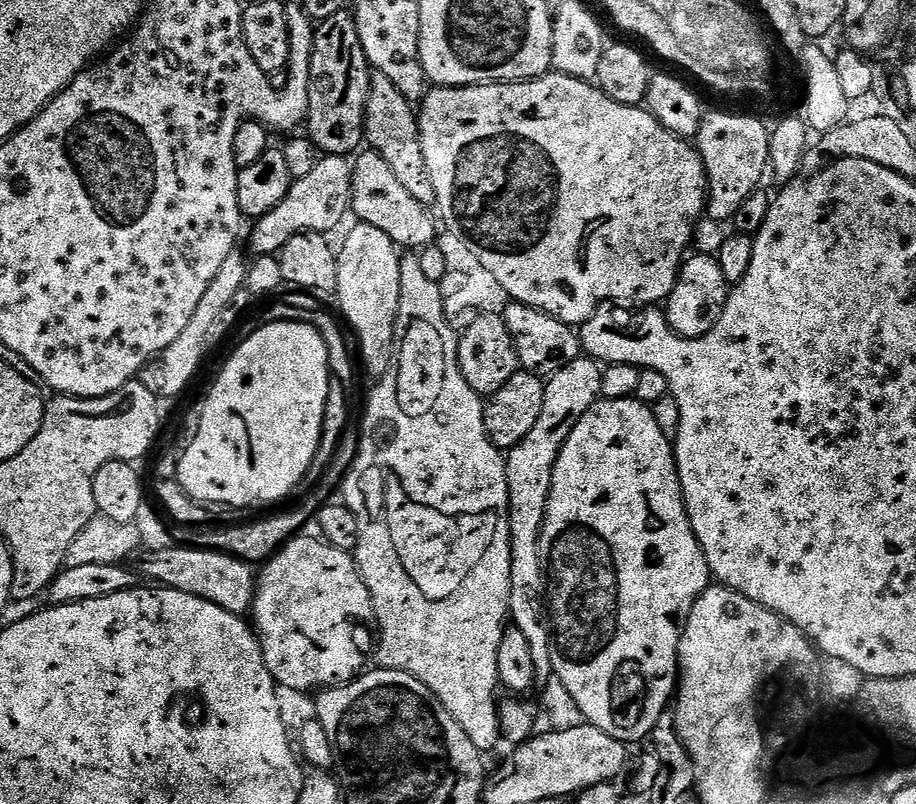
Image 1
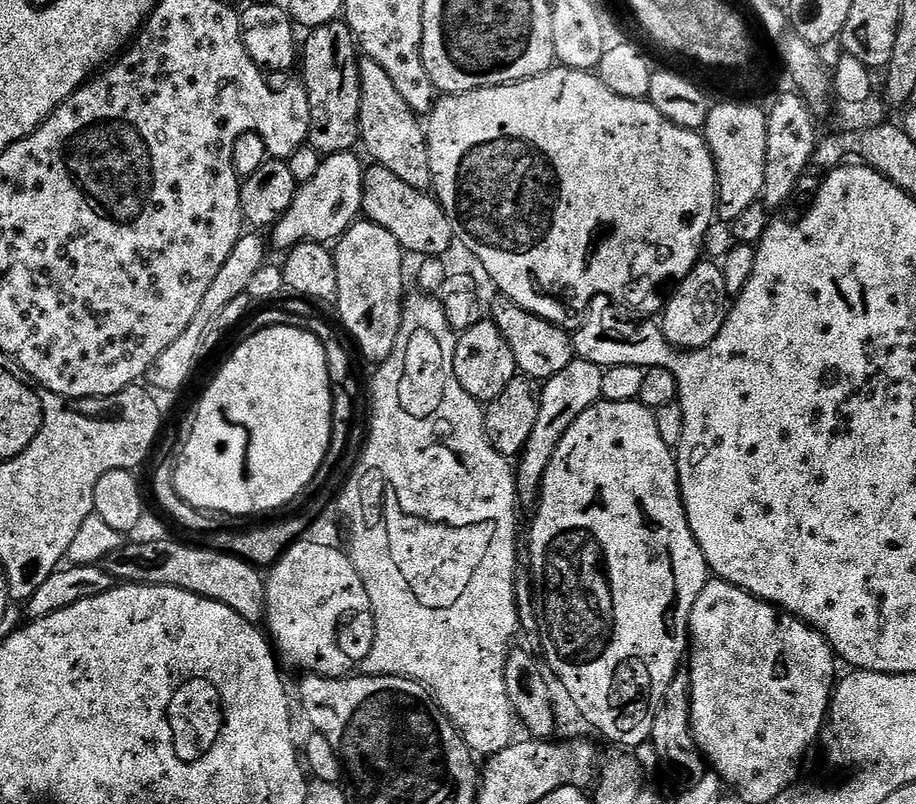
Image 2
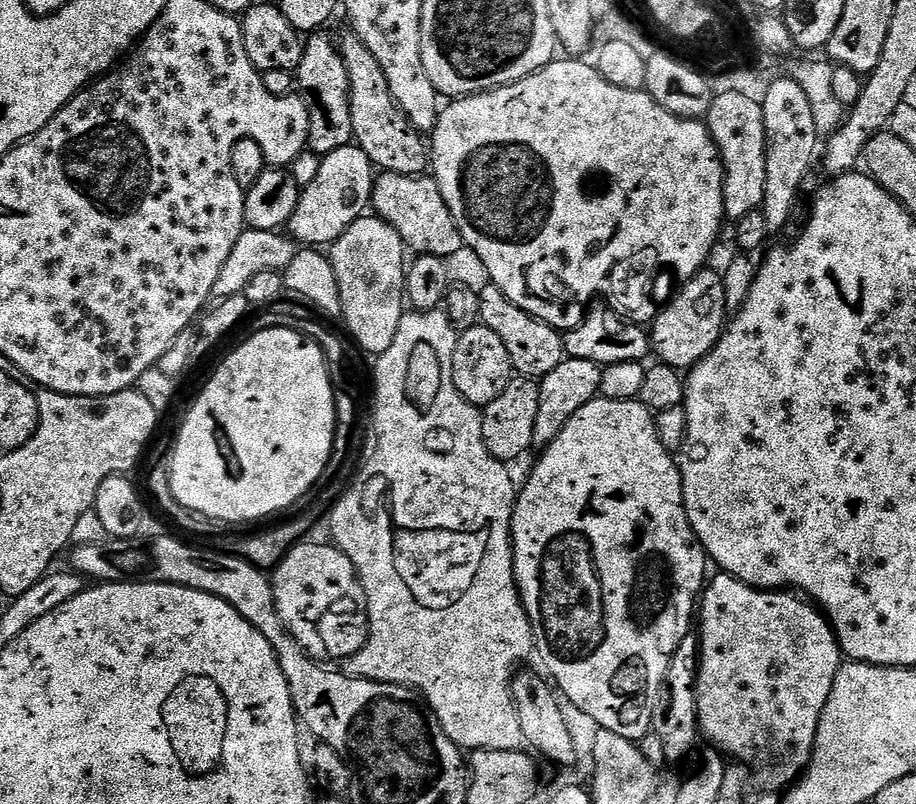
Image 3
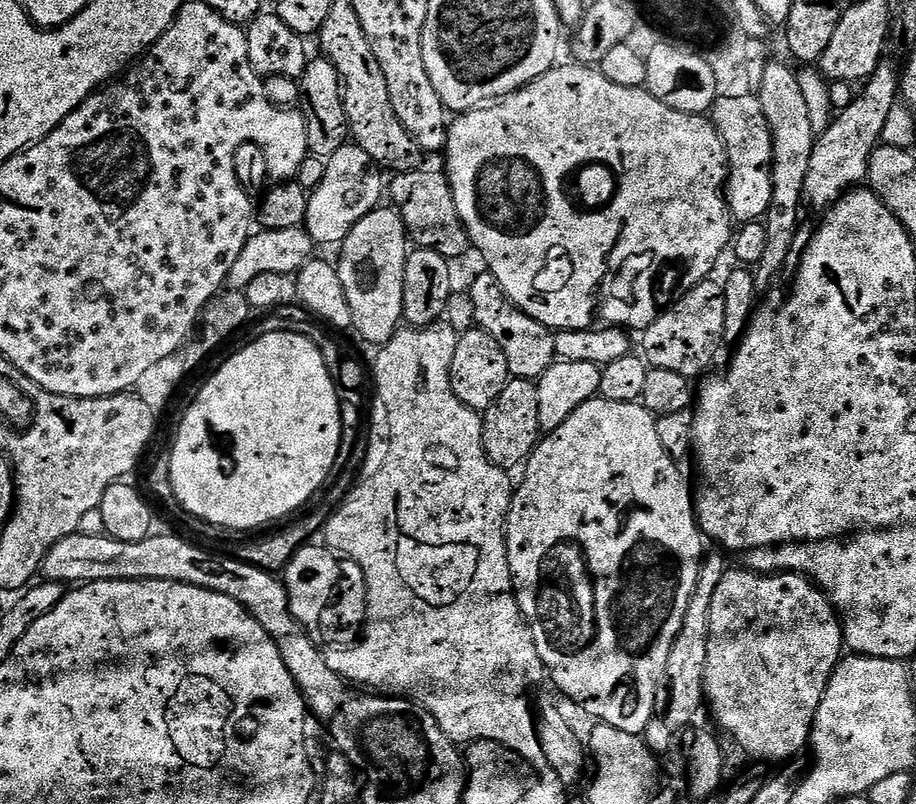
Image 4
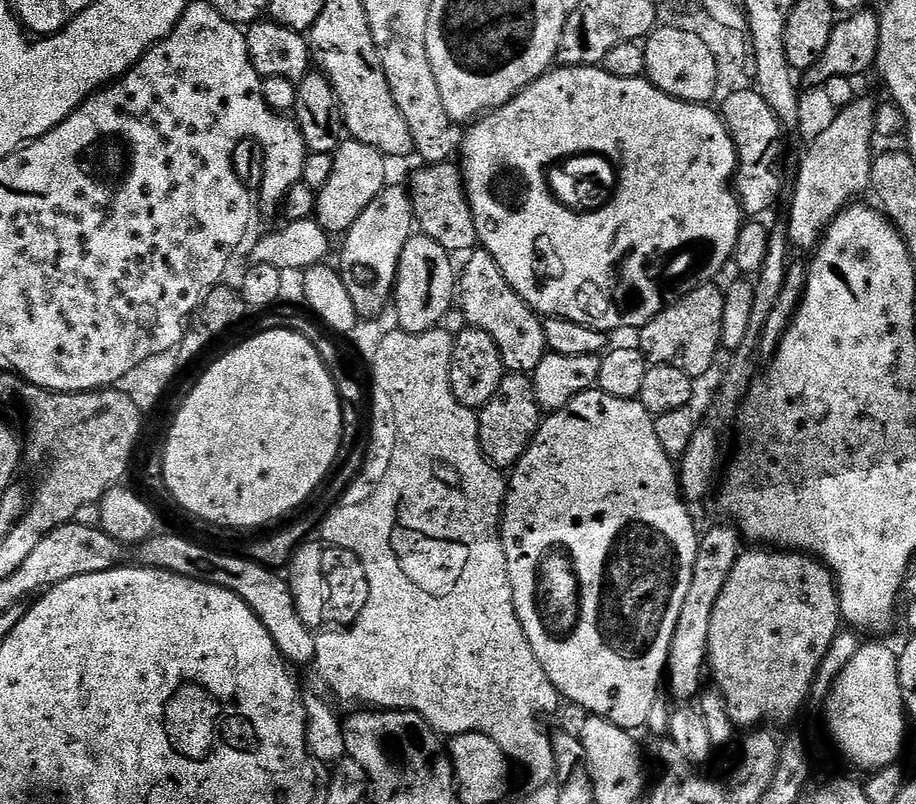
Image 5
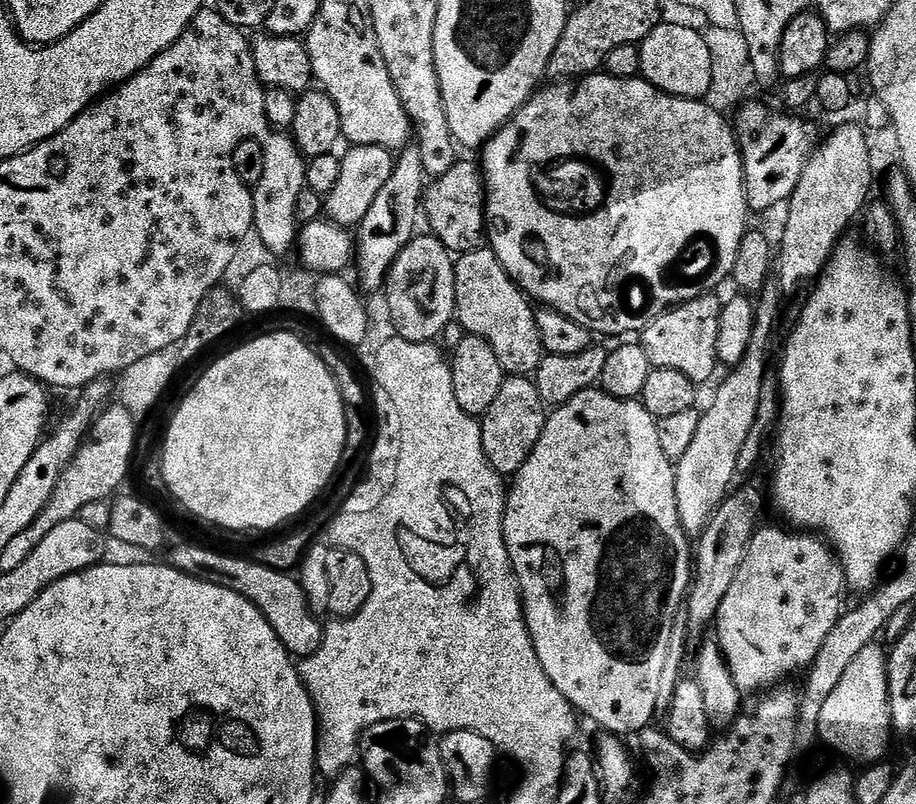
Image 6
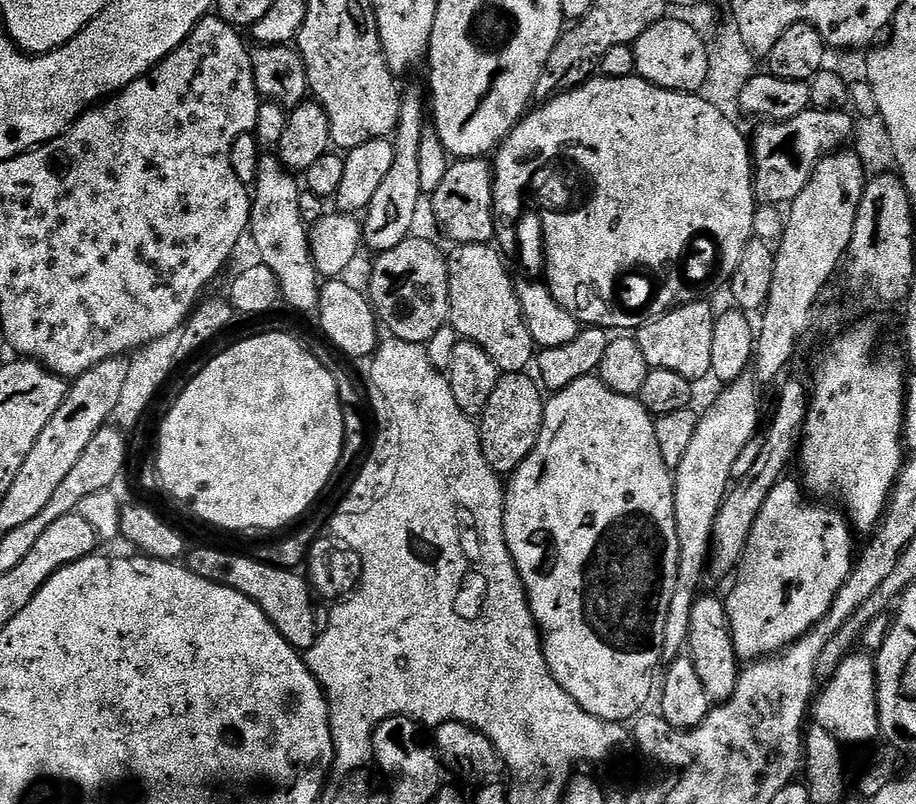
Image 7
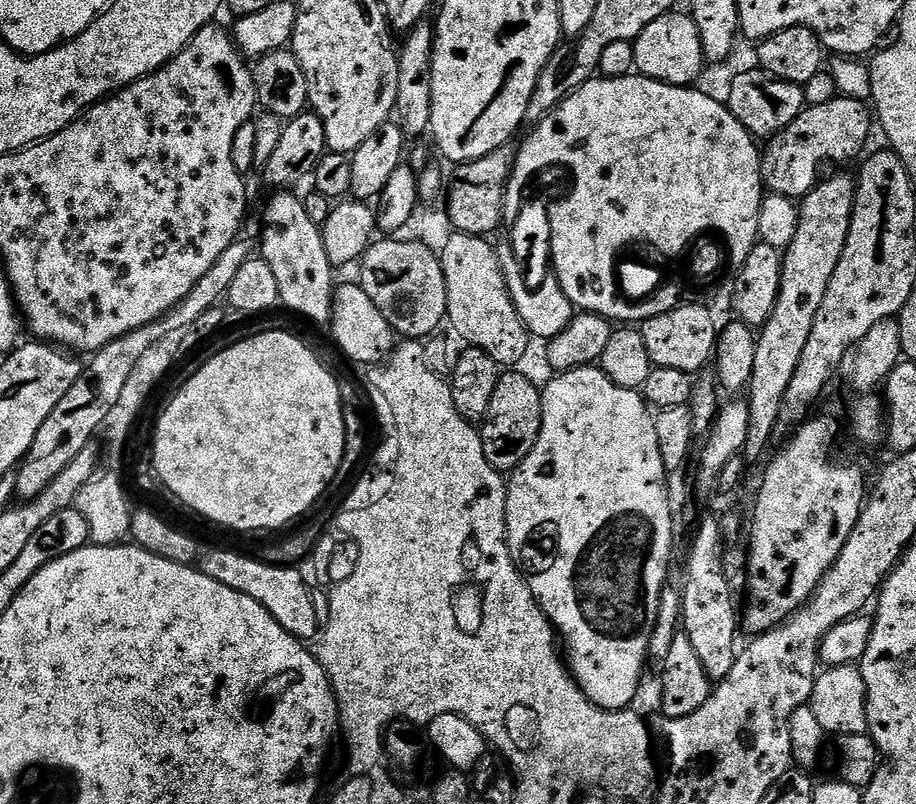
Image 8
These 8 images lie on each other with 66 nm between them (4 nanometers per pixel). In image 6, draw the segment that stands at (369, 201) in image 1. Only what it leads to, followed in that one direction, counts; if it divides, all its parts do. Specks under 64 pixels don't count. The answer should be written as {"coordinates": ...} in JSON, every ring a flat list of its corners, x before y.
{"coordinates":[[464,158,457,159,446,174,435,177,425,187,422,199,422,216,428,219,431,235,436,236,453,254,472,252,486,240,484,227,484,182,481,169]]}

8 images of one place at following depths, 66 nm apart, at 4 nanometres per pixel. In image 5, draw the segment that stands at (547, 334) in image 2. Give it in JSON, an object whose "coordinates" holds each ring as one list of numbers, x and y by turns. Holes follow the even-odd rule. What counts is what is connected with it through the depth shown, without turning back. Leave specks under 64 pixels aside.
{"coordinates":[[476,250,458,272,458,312,471,327,490,336,502,354,505,369,512,374,531,374,548,352,544,320,506,282,490,253],[469,259,469,260,468,260]]}

